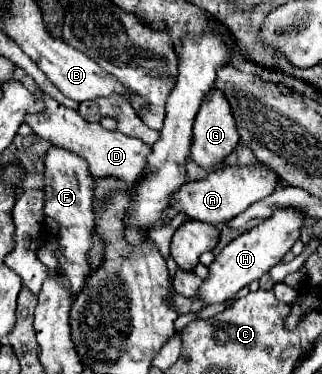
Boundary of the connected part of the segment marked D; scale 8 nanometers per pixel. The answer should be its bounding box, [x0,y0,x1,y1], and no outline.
[26,95,152,187]

